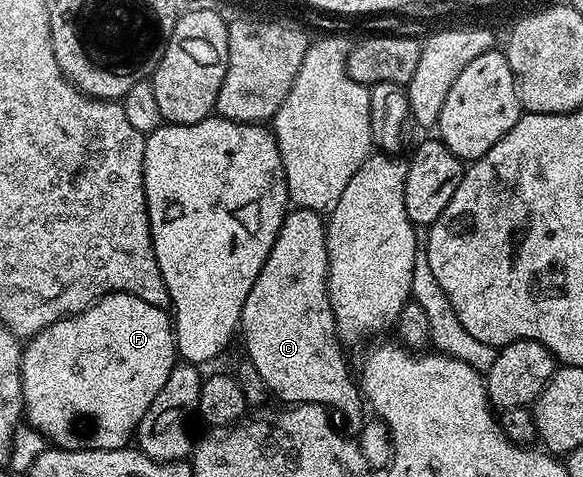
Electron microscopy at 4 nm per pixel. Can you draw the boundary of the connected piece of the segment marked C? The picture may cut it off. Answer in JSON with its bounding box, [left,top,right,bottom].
[239,207,363,434]

